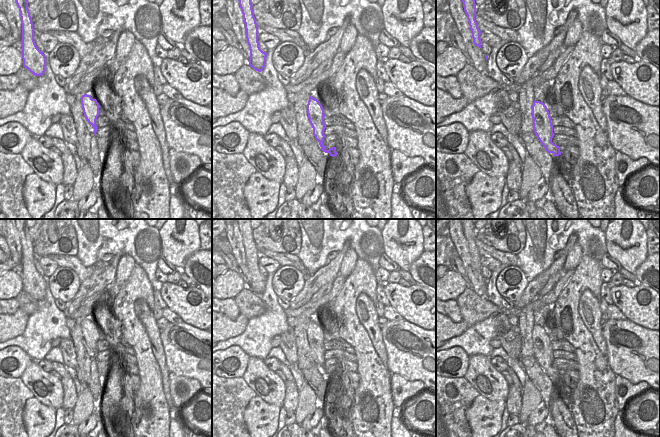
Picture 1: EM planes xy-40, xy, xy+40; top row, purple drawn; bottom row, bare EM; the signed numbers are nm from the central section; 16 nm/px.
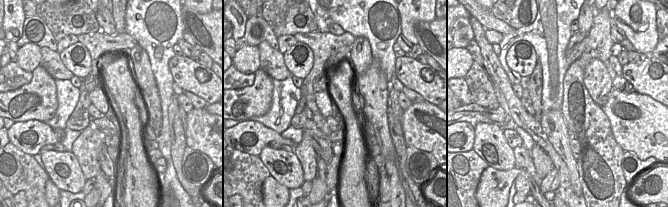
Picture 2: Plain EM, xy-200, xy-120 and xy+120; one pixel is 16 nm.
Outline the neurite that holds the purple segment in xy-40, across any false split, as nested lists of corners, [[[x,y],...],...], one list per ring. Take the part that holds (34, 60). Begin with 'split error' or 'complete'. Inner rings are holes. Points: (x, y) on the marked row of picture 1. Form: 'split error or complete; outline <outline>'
complete; outline [[[16,0],[22,24],[22,59],[23,66],[32,74],[41,76],[46,68],[46,57],[34,41],[34,28],[27,0]]]

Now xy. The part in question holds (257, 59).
complete; outline [[[238,0],[243,14],[246,29],[246,39],[249,45],[249,65],[258,72],[265,67],[267,53],[263,52],[258,42],[258,27],[253,14],[251,0]]]

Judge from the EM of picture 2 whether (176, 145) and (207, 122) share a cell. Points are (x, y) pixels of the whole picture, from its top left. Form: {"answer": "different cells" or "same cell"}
{"answer": "different cells"}

